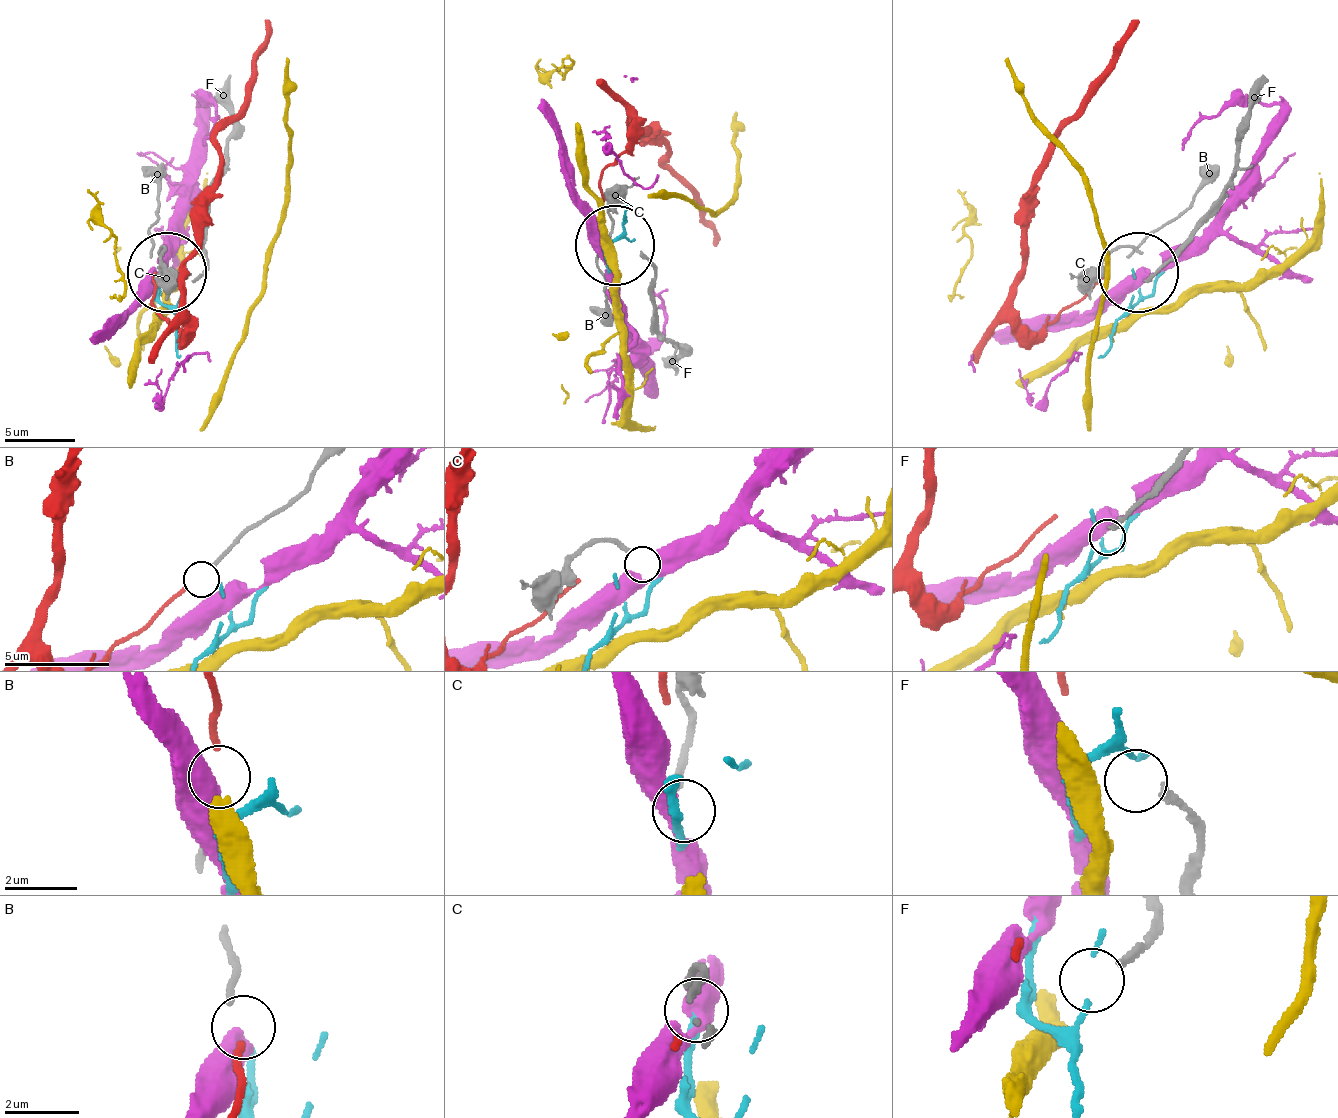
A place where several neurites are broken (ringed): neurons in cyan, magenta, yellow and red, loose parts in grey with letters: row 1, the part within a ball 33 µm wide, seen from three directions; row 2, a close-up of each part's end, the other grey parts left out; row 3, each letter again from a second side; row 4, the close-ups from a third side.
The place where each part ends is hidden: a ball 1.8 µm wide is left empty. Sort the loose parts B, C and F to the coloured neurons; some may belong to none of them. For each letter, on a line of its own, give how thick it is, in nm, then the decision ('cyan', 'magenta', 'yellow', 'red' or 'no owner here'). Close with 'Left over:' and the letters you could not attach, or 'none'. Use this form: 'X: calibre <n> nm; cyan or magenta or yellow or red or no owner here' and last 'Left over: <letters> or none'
B: calibre 180 nm; red
C: calibre 220 nm; magenta
F: calibre 240 nm; no owner here
Left over: F

